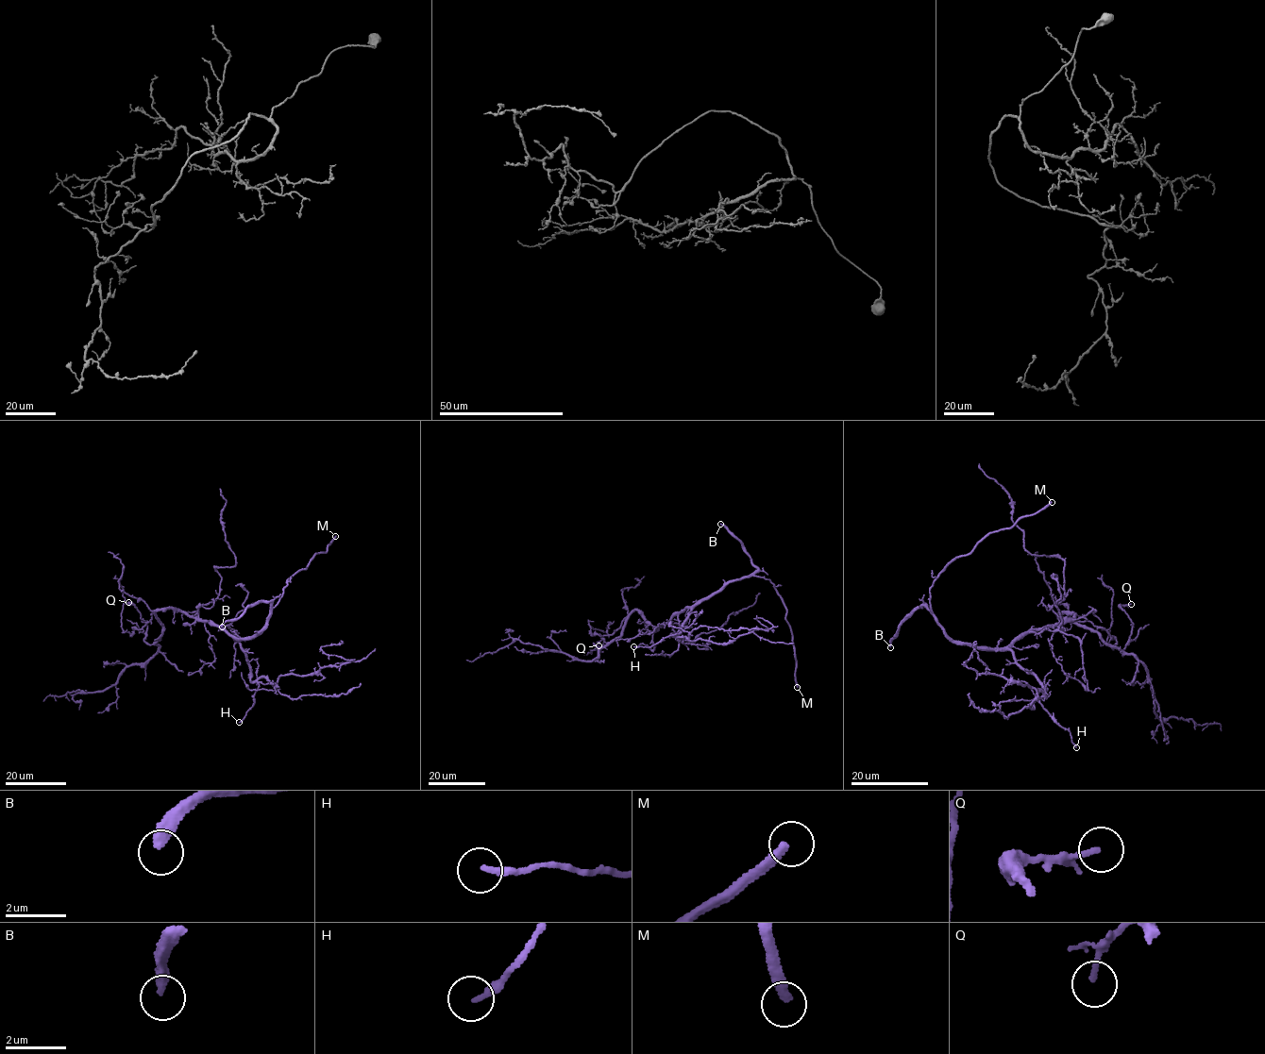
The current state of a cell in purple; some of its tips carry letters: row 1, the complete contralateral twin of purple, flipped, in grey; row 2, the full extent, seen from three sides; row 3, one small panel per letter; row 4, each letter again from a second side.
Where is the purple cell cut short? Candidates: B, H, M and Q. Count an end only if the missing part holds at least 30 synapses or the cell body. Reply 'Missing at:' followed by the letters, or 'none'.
Missing at: B

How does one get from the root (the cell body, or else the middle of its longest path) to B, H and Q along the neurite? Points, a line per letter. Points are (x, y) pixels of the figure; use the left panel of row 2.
B: (206, 620), (240, 639), (256, 636), (266, 623), (270, 602), (248, 606), (222, 627)
H: (206, 620), (225, 627), (237, 640), (249, 661), (251, 681), (259, 683), (253, 704), (239, 722)
Q: (206, 620), (198, 621), (177, 609), (157, 610), (162, 630), (150, 644), (143, 640), (147, 624), (128, 602)

